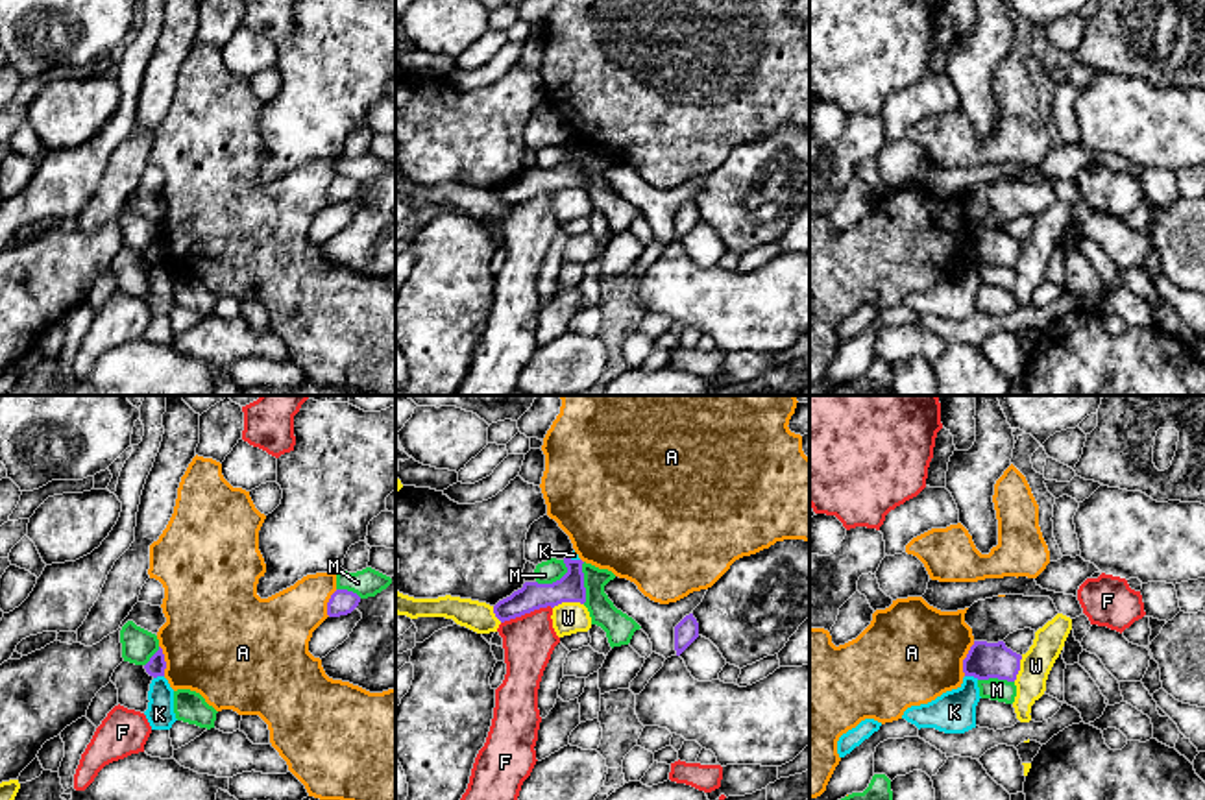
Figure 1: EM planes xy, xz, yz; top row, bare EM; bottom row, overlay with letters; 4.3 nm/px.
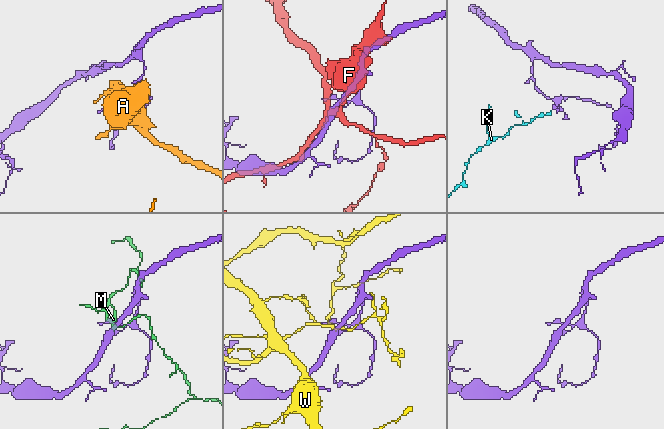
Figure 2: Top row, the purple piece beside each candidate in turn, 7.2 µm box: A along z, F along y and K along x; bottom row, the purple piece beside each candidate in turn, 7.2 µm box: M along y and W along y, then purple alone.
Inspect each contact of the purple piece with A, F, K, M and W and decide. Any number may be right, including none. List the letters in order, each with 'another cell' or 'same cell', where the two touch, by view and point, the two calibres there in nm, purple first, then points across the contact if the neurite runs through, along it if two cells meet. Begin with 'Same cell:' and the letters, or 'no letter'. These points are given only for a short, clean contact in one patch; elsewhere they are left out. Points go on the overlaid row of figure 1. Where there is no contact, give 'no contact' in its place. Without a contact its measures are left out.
Same cell: no letter
A: another cell; meets purple in yz at (965, 658); 160 nm thick on the purple side, 440 nm on the other
F: another cell; meets purple in xz at (525, 612); 120 nm thick on the purple side, 220 nm on the other
K: another cell; meets purple in yz at (973, 675); 160 nm thick on the purple side, 190 nm on the other; border along yz (965, 675), (978, 678)
M: another cell; meets purple in xz at (557, 581); 120 nm thick on the purple side, 100 nm on the other
W: another cell; meets purple in xz at (568, 601); 120 nm thick on the purple side, 140 nm on the other

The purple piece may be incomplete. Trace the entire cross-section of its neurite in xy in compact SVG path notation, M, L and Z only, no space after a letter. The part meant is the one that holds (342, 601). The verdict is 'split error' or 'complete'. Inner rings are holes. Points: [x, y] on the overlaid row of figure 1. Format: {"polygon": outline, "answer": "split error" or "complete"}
{"polygon": "M336 589L327 602L327 615L340 617L351 613L360 602L360 597L347 589Z", "answer": "complete"}

